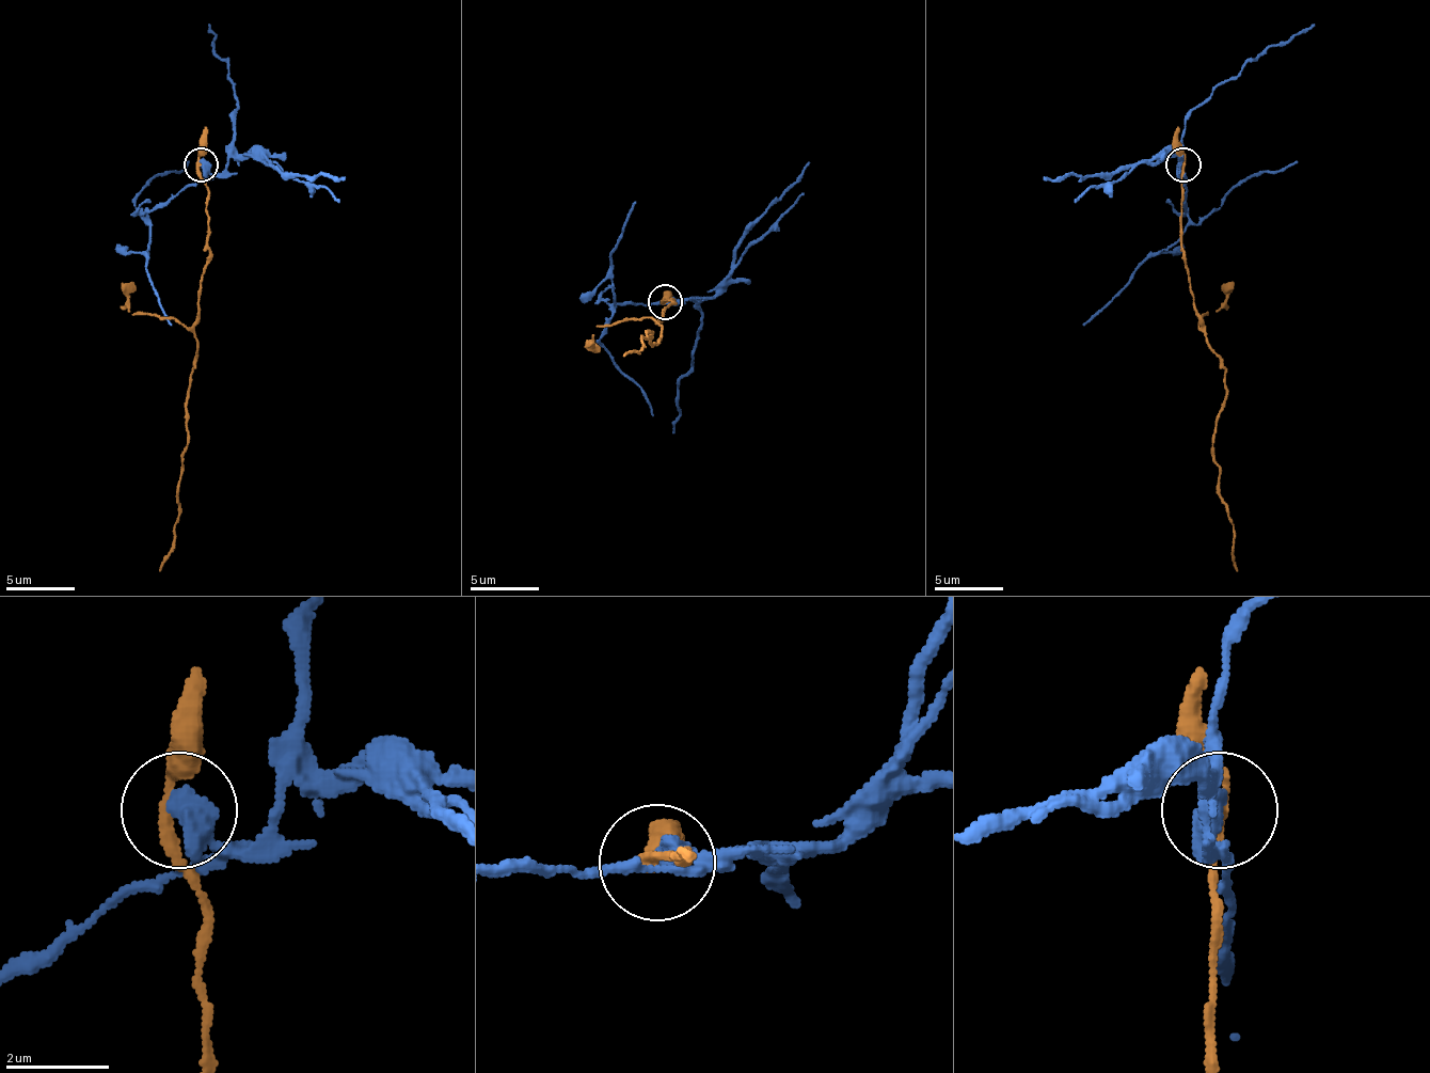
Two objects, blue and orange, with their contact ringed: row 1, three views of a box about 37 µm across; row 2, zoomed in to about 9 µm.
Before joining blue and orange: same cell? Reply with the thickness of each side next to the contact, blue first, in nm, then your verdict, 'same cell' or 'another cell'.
500 nm thick on the blue side, 180 nm on the other; another cell

